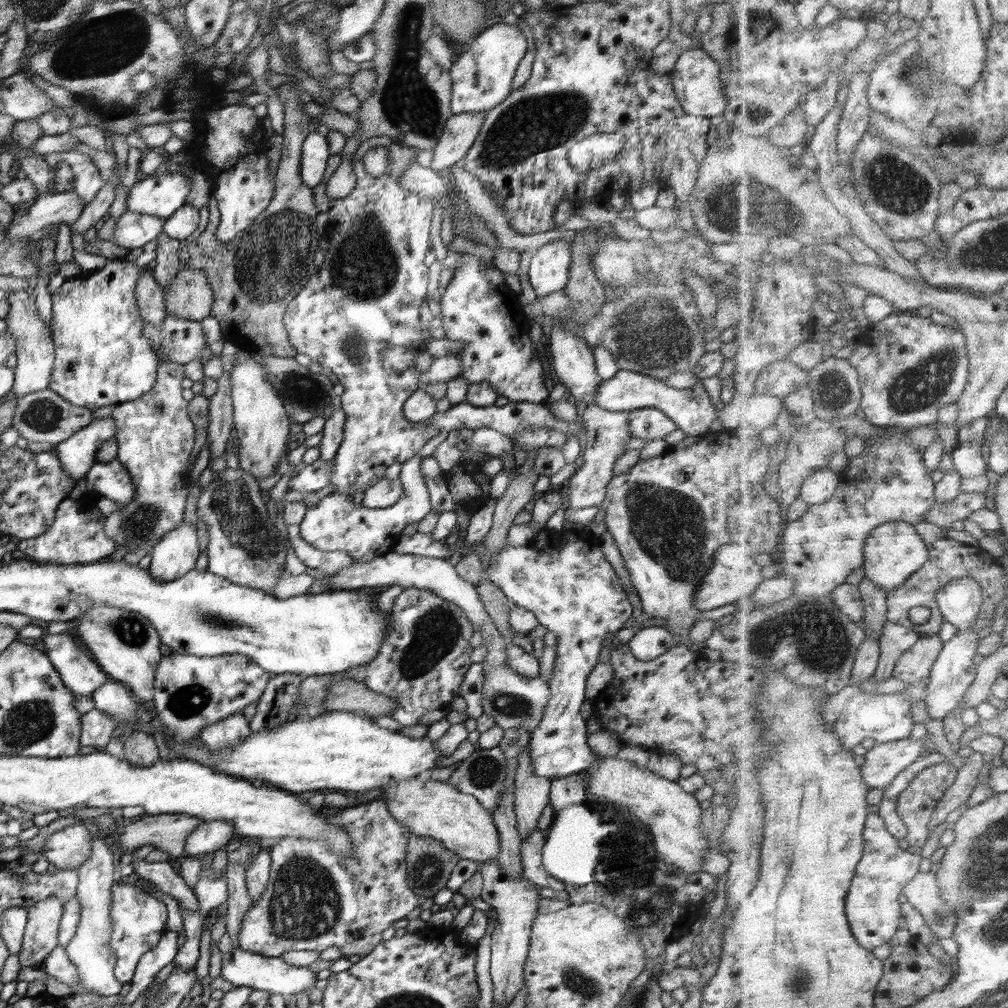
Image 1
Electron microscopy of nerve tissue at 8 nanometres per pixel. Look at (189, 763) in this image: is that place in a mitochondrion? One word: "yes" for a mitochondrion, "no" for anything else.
no

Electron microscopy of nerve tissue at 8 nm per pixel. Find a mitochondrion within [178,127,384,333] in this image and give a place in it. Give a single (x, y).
(274, 256)

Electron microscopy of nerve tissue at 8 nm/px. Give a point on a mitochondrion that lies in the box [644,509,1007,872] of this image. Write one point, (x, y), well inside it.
(822, 644)

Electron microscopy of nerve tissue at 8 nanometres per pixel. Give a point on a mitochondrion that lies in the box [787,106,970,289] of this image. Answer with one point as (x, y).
(905, 187)

